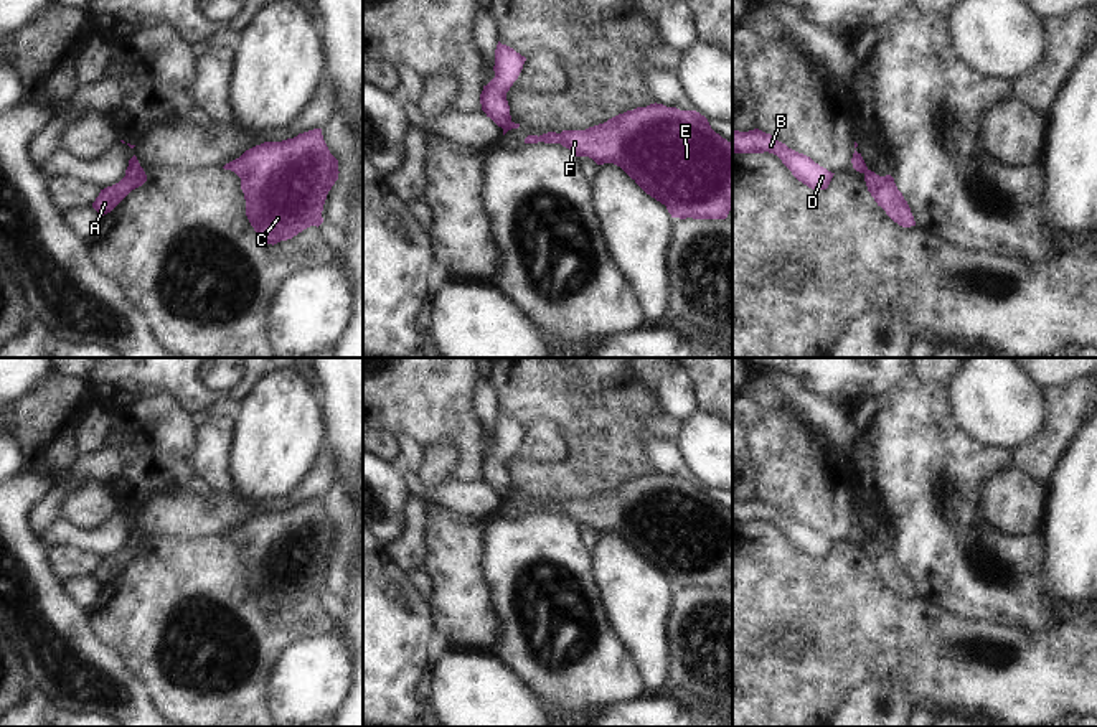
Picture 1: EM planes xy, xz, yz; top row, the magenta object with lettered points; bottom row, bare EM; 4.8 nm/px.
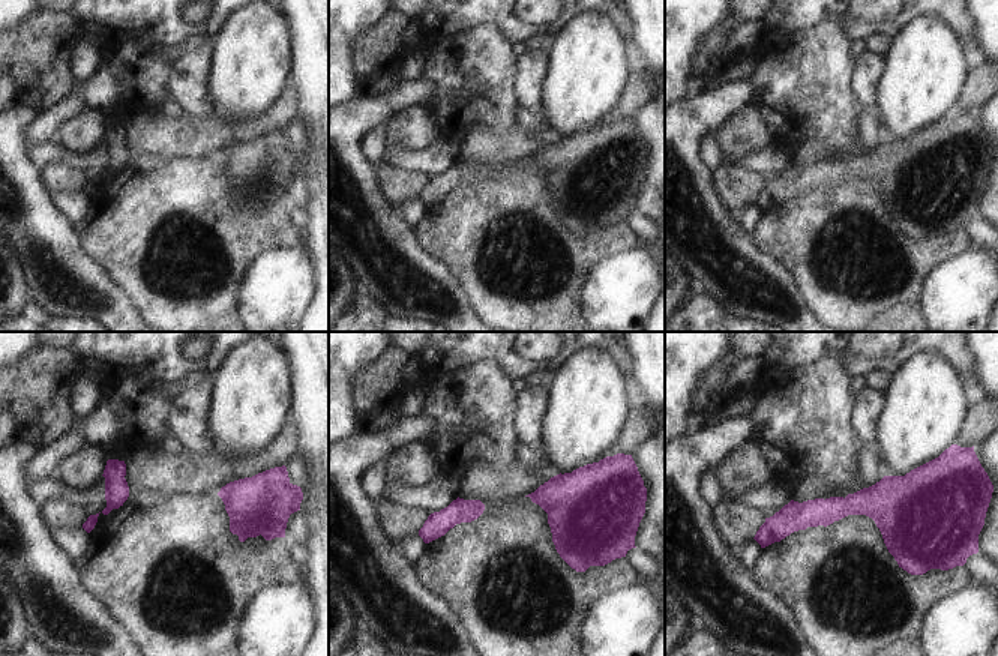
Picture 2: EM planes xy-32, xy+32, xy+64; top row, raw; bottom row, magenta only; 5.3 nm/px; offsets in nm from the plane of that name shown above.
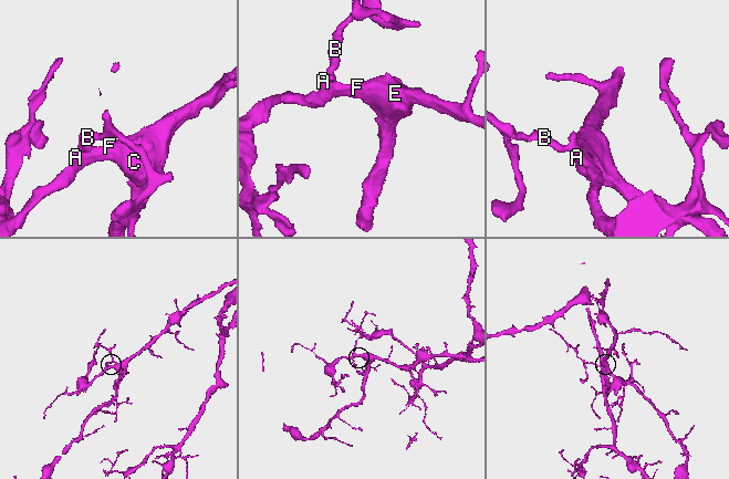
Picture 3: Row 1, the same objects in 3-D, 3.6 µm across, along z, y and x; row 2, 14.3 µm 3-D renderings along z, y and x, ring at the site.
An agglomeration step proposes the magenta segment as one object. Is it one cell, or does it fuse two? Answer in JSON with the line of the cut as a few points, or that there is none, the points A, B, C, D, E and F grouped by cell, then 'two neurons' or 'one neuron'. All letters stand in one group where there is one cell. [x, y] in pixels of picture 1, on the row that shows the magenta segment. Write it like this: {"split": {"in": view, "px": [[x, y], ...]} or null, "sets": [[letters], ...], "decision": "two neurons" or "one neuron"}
{"split": {"in": "xy", "px": [[142, 168], [126, 177]]}, "sets": [["A", "C", "E", "F"], ["B", "D"]], "decision": "two neurons"}

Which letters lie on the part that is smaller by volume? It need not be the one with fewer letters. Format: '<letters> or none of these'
B, D

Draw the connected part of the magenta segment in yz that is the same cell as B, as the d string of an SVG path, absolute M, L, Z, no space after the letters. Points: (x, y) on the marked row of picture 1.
M759 129L749 132L732 132L732 153L774 153L792 171L792 175L812 190L826 190L833 175L815 163L810 157L789 148L770 134Z

